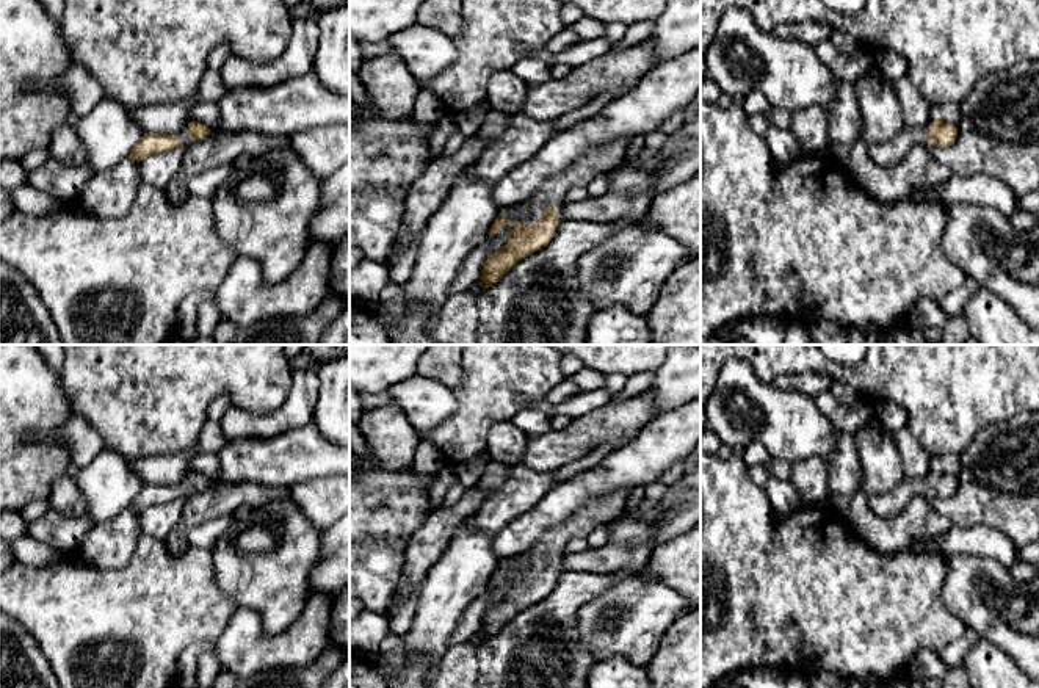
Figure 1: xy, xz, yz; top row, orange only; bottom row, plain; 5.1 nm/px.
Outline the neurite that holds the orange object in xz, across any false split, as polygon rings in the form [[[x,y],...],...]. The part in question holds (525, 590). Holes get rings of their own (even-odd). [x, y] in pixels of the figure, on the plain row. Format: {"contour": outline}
{"contour": [[[619,489],[608,495],[597,497],[580,506],[563,523],[547,530],[542,538],[530,547],[525,555],[530,559],[531,575],[512,574],[503,569],[503,559],[489,580],[489,586],[500,585],[512,577],[508,594],[495,602],[483,616],[481,630],[484,639],[497,635],[520,610],[547,597],[561,574],[559,561],[566,544],[577,538],[585,539],[602,523],[608,523],[624,509],[632,491]]]}

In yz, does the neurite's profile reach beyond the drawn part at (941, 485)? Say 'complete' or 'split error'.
split error

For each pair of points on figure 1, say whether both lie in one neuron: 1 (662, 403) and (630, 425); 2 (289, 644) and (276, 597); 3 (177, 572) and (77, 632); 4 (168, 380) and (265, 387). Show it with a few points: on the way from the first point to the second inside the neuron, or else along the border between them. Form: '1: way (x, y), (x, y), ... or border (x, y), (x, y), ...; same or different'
1: border (651, 387), (654, 394), (654, 417); different
2: border (307, 601), (276, 633), (265, 633), (253, 610); different
3: way (152, 597), (118, 632), (102, 632); same
4: way (191, 380), (242, 380); same

